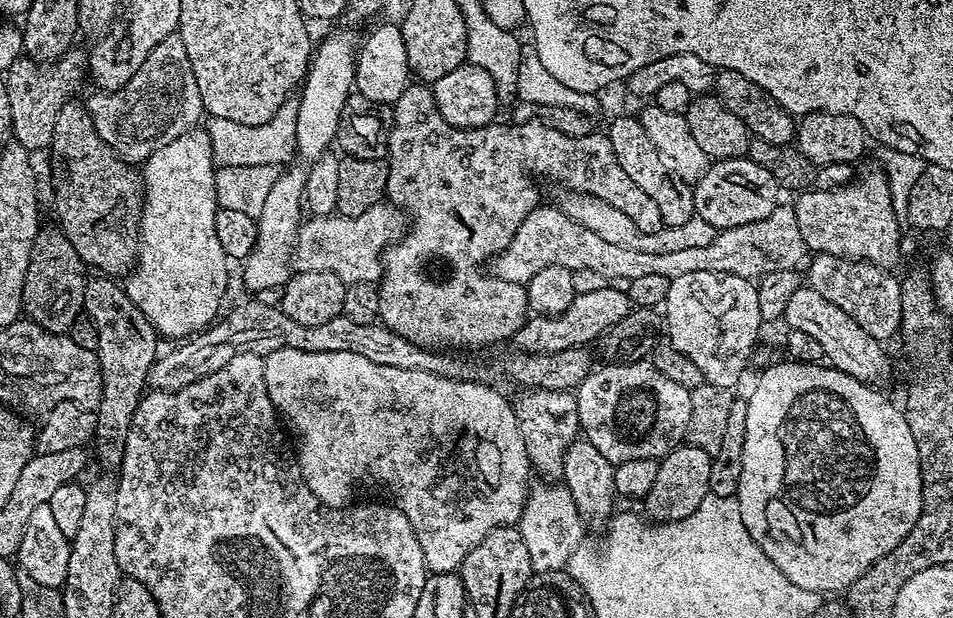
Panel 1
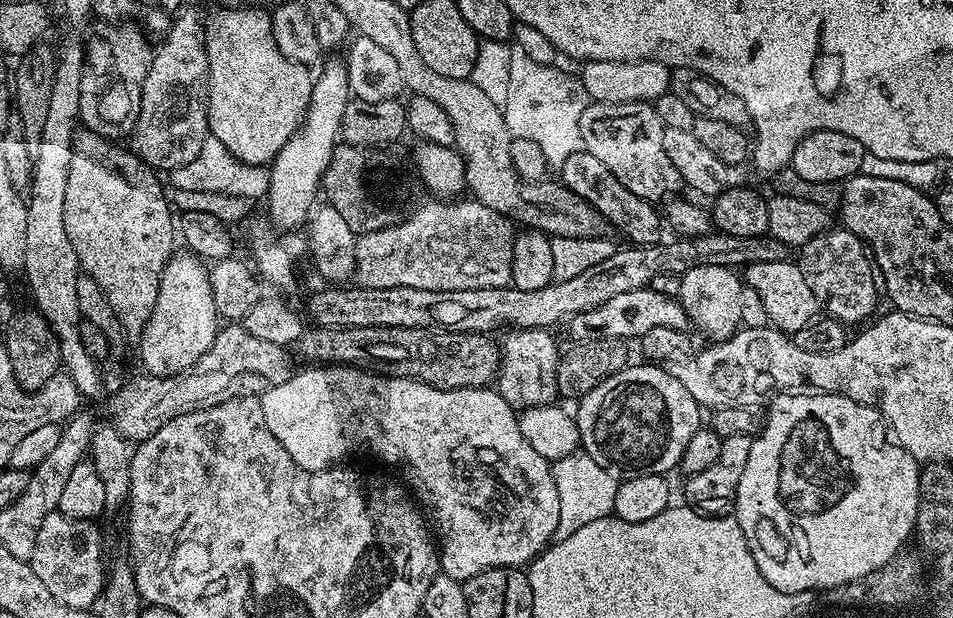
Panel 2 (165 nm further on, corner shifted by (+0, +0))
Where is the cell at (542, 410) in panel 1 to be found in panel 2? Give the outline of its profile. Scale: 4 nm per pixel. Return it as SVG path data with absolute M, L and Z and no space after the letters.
M512 328L499 341L500 371L494 387L511 408L523 410L553 403L557 399L556 371L562 355L553 333L547 328Z

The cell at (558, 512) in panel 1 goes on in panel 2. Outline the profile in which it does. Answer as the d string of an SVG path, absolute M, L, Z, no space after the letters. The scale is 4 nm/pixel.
M583 450L568 452L562 458L551 461L552 473L554 474L554 486L558 486L558 526L556 536L569 536L574 534L574 530L579 530L581 526L586 526L586 522L598 522L598 518L606 518L614 513L614 494L618 494L620 480L613 469L605 468L603 464L594 462L590 454Z

